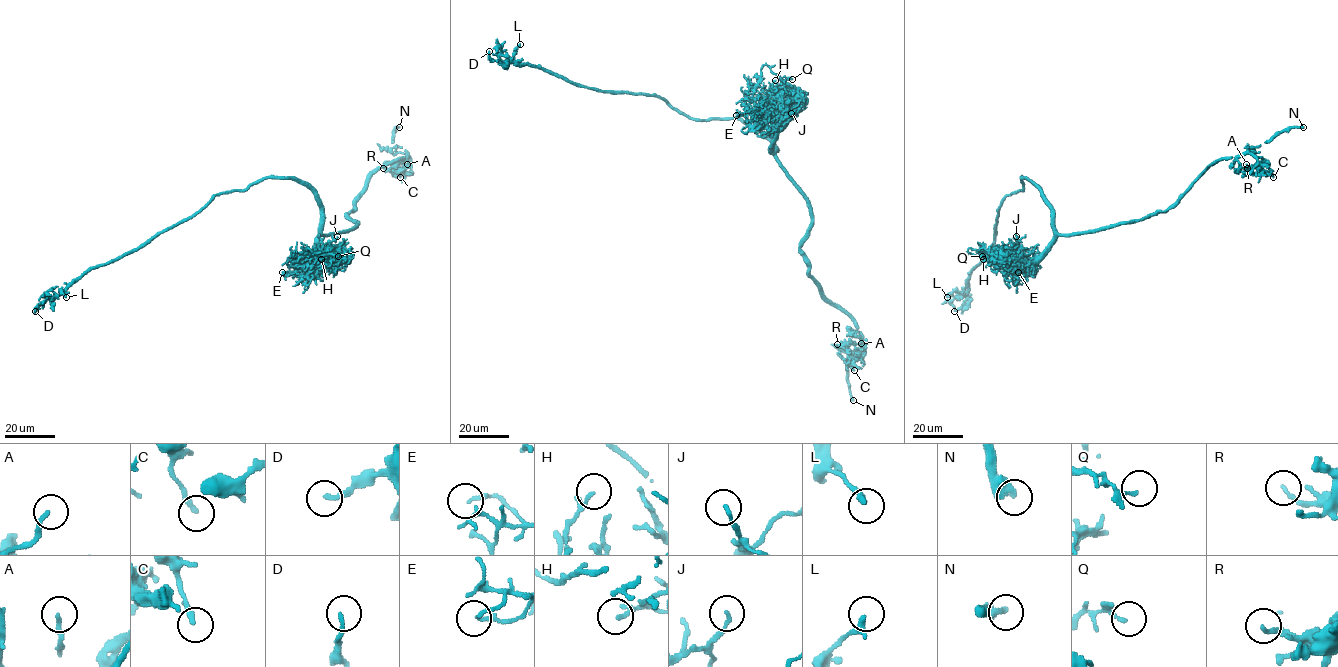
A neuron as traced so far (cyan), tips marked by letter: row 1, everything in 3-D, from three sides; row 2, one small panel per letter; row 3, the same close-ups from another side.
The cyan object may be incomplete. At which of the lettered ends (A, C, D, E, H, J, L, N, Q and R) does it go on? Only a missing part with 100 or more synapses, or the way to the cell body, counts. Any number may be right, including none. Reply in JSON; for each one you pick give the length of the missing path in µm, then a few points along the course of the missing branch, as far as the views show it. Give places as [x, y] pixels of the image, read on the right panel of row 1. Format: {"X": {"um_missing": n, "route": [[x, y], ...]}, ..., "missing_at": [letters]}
{"N": {"um_missing": 20, "route": [[1303, 127], [1319, 131], [1321, 121], [1315, 115], [1317, 113]]}, "missing_at": ["N"]}

